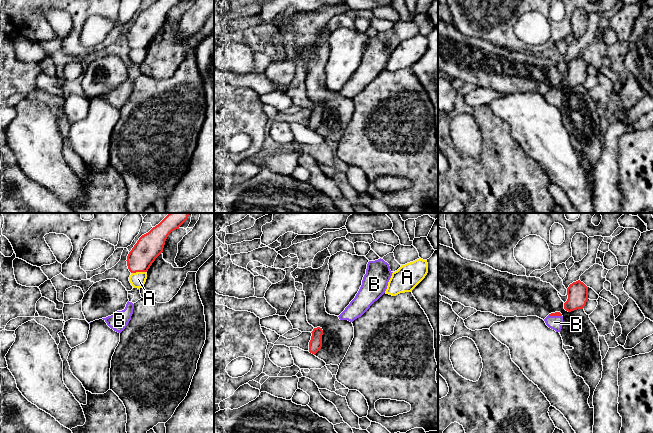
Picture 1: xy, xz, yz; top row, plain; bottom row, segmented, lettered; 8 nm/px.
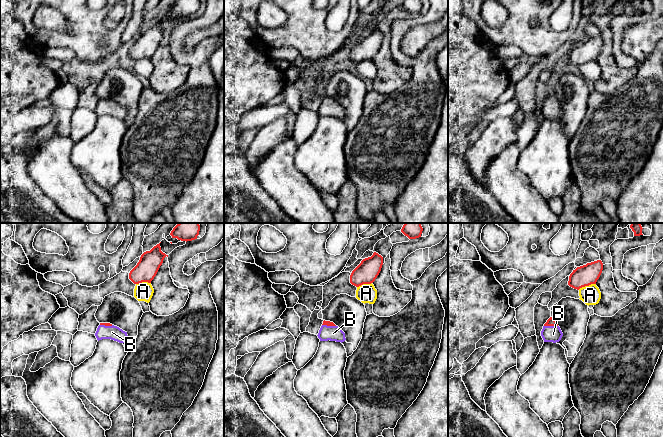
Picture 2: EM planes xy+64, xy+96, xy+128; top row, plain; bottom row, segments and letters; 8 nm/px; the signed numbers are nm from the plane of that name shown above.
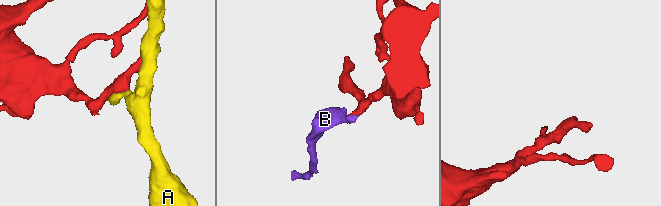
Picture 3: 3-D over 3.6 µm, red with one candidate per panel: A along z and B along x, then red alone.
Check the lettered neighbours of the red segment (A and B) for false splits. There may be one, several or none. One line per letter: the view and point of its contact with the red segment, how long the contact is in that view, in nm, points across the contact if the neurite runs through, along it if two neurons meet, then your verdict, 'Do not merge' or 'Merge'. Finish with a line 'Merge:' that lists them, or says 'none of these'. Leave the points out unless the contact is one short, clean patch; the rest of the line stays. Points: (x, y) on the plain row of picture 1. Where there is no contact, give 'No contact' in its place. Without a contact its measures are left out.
A: Touches red at xy (138, 47). Shared border 120 nm. Do not merge
B: Touches red at yz (555, 91). Shared border 110 nm. Merge
Merge: B

